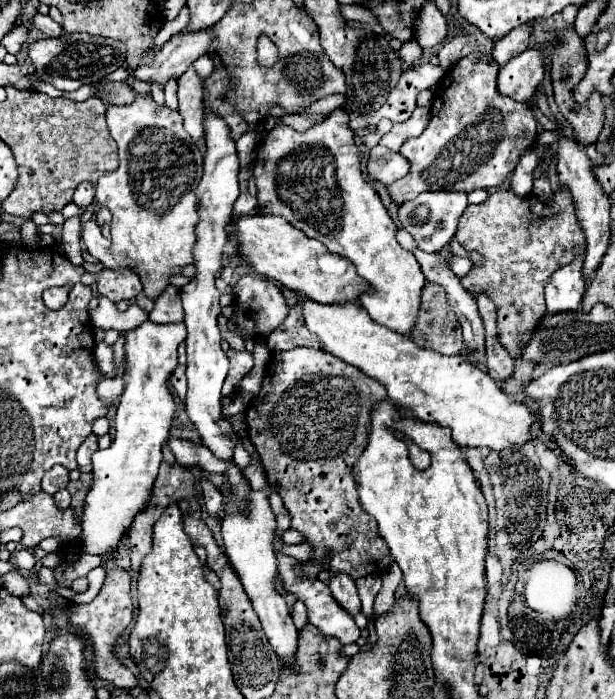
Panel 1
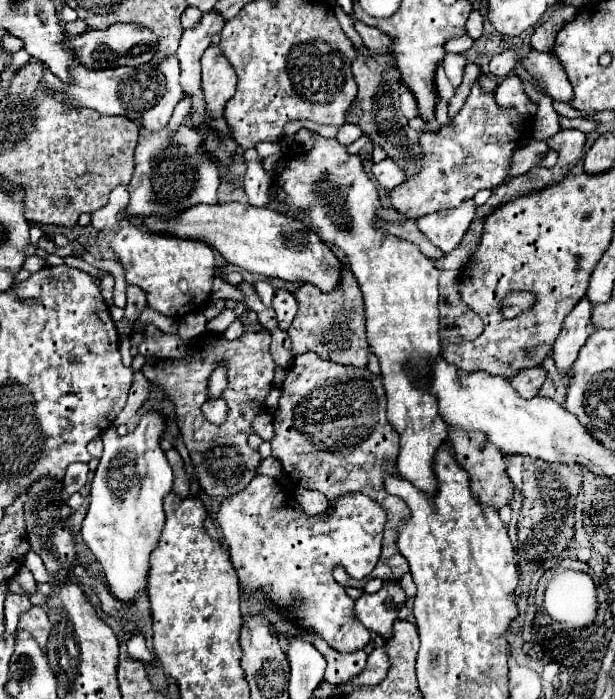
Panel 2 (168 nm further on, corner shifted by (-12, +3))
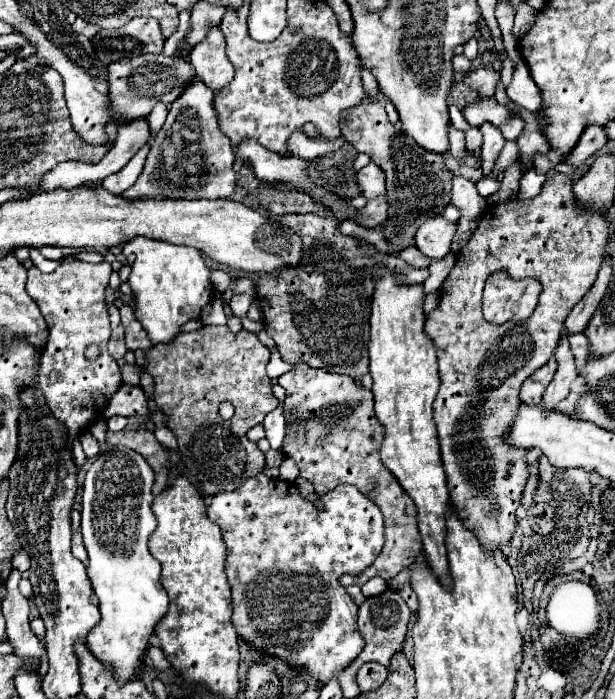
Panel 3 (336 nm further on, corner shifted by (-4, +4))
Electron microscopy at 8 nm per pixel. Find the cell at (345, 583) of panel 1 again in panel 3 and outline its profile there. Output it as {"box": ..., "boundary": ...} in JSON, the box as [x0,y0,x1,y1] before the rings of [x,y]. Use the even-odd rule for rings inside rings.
{"box":[352,589,410,669],"boundary":[[[388,589],[380,597],[366,599],[364,605],[360,605],[360,613],[358,613],[358,627],[360,627],[360,633],[362,633],[364,641],[366,641],[366,647],[358,655],[358,659],[352,663],[352,667],[360,669],[368,661],[378,661],[378,663],[382,663],[382,665],[388,667],[390,659],[398,651],[402,651],[402,645],[404,645],[404,639],[406,639],[408,621],[410,621],[408,605],[404,603],[404,599],[396,591]]]}

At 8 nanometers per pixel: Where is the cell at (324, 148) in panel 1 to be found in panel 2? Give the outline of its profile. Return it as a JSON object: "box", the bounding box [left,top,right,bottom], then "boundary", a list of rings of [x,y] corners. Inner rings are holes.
{"box":[276,132,446,492],"boundary":[[[312,132],[312,148],[294,152],[292,156],[284,158],[282,170],[276,174],[276,184],[284,190],[282,206],[290,212],[302,212],[302,220],[330,246],[336,246],[346,258],[348,268],[356,276],[362,296],[364,296],[364,310],[366,310],[366,328],[368,328],[368,342],[374,354],[380,358],[384,388],[388,394],[388,422],[400,434],[400,454],[398,454],[398,472],[414,486],[426,492],[436,490],[436,478],[432,472],[432,456],[436,448],[446,440],[446,424],[438,416],[436,398],[428,392],[420,392],[410,378],[402,372],[402,364],[410,364],[420,376],[428,370],[428,358],[440,354],[440,336],[438,336],[438,276],[440,268],[434,262],[420,254],[418,246],[412,242],[404,242],[402,238],[394,238],[392,234],[384,234],[378,230],[378,210],[382,208],[380,196],[376,192],[374,182],[368,178],[362,158],[358,154],[348,154],[346,146],[340,144],[336,138],[324,138],[318,132]]]}

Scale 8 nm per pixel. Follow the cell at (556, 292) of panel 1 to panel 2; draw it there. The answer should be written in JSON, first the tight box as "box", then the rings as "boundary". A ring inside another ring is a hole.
{"box":[552,296,592,372],"boundary":[[[584,296],[564,318],[564,328],[552,348],[552,358],[556,360],[560,372],[568,372],[572,368],[578,350],[584,346],[588,338],[586,324],[590,322],[590,314],[592,314],[592,302],[588,302],[588,296]]]}

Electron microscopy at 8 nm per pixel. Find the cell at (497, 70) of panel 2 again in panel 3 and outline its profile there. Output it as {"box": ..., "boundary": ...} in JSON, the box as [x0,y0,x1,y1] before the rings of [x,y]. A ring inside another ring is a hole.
{"box":[464,69,500,97],"boundary":[[[476,69],[476,71],[468,71],[464,83],[476,93],[484,97],[492,97],[498,79],[500,79],[500,73],[494,69]]]}

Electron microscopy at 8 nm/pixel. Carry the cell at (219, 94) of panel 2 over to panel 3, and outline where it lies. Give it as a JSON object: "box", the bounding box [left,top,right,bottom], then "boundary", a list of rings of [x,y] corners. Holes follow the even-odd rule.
{"box":[188,27,234,93],"boundary":[[[212,27],[204,41],[192,47],[188,61],[194,65],[202,83],[214,93],[224,89],[234,79],[234,67],[226,57],[226,41],[218,27]]]}

